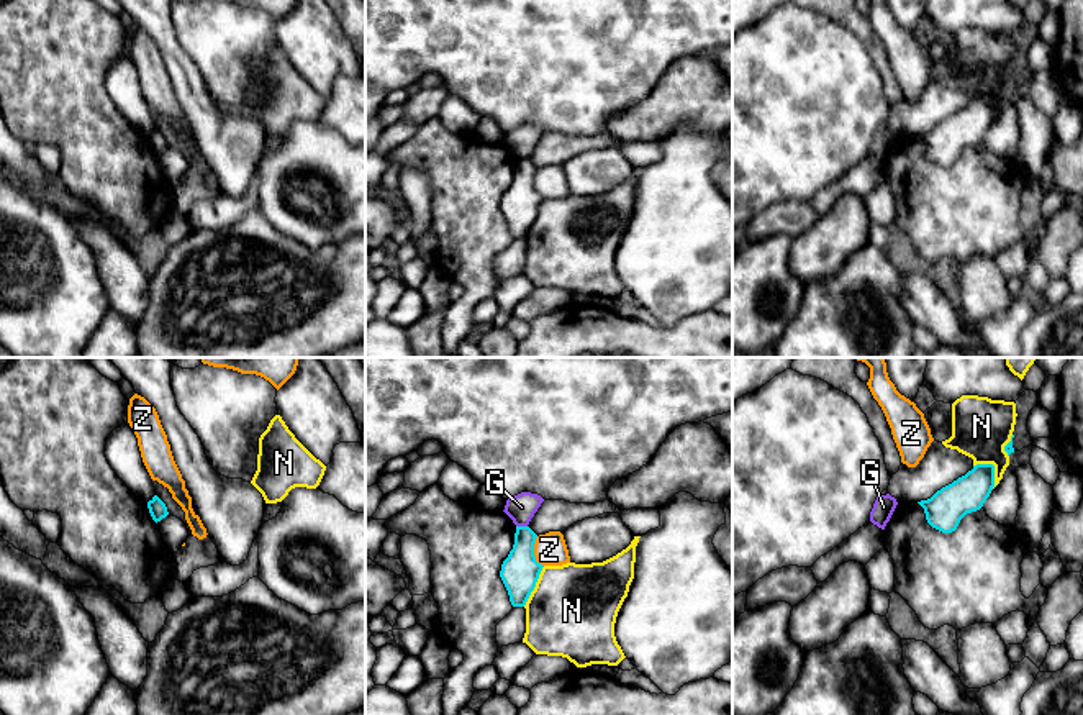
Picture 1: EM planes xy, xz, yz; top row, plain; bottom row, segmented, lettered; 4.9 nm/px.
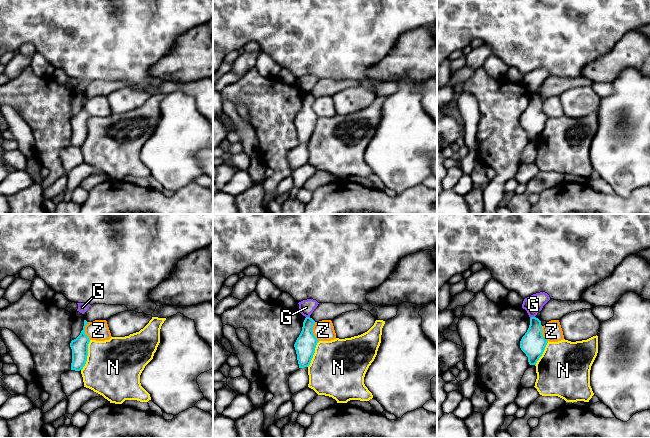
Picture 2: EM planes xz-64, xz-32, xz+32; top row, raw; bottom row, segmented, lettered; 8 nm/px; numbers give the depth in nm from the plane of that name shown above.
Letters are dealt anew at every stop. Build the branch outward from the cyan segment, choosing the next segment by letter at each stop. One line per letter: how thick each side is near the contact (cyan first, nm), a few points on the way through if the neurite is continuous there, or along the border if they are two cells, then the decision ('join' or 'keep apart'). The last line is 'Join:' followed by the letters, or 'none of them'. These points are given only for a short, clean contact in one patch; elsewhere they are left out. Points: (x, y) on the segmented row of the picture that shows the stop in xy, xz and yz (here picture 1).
G: 190/140 nm | along xz (516, 525), (526, 527) | keep apart
N: 180/280 nm | keep apart
Z: 190/160 nm | keep apart
Join: none of them

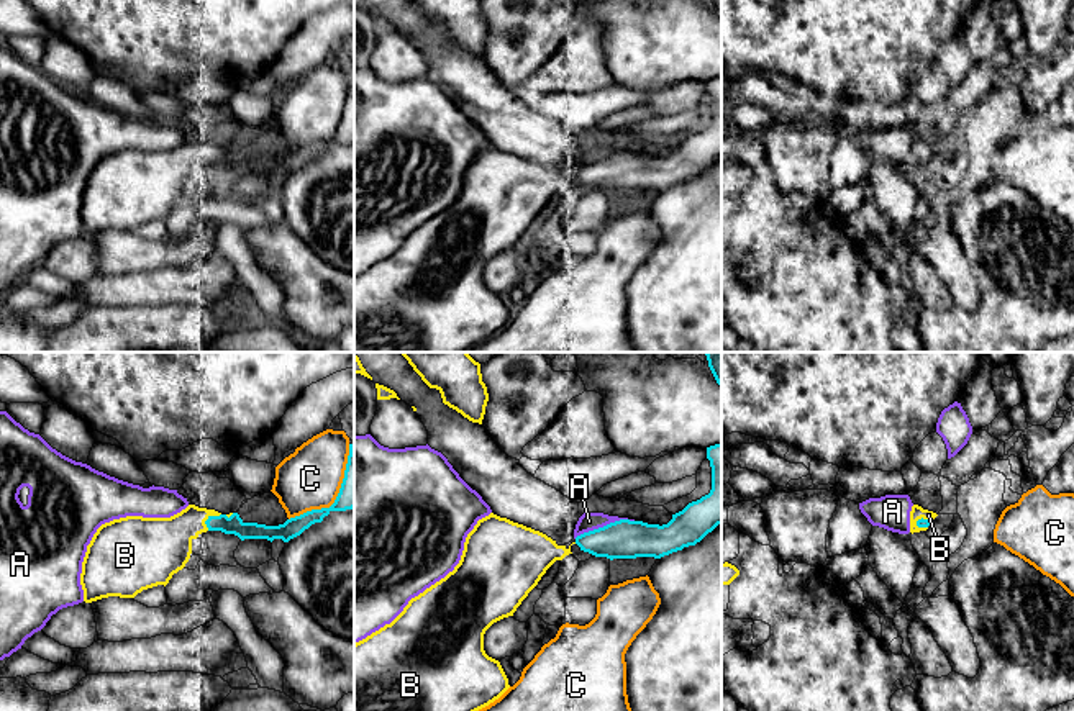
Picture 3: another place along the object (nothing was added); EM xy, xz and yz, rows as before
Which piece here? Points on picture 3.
A: 190/90 nm | keep apart
B: 90/260 nm | join
C: 140/300 nm | along xy (350, 444), (336, 498), (328, 507), (312, 508), (289, 520) | keep apart
Join: B

